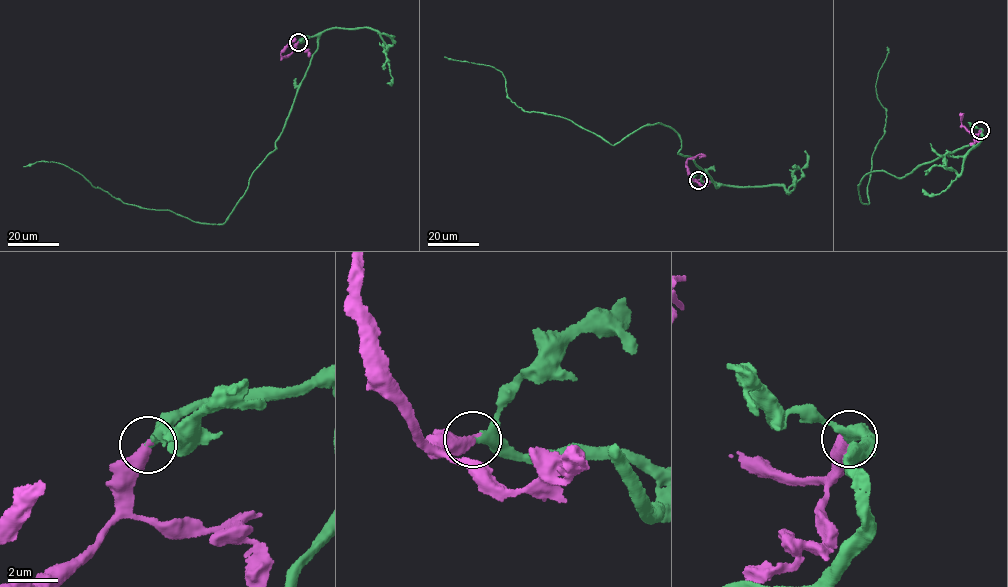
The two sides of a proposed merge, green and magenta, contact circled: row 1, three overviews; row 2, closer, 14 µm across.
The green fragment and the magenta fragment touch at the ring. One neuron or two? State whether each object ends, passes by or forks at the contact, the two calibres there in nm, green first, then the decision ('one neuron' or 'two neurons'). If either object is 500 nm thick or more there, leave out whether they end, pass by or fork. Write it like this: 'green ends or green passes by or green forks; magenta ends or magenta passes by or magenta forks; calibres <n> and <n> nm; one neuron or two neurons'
green passes by; magenta ends; calibres 280 and 420 nm; one neuron

